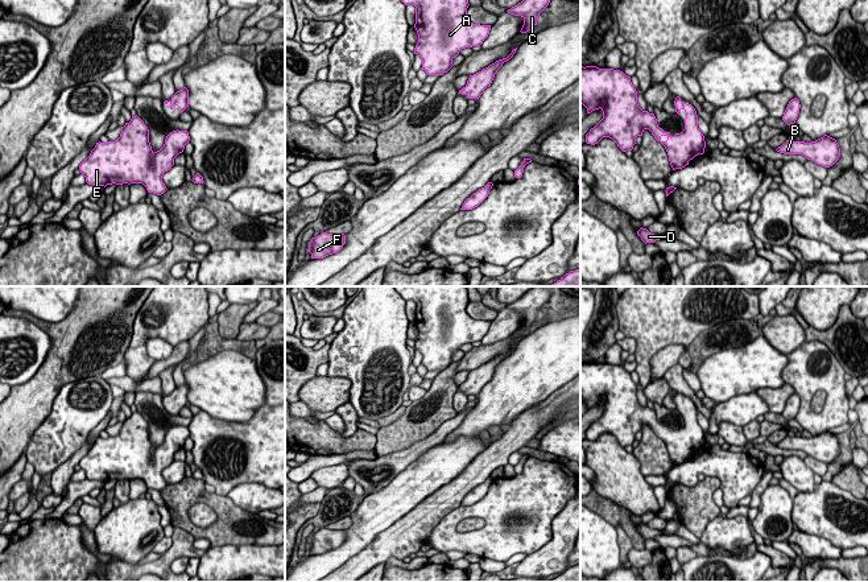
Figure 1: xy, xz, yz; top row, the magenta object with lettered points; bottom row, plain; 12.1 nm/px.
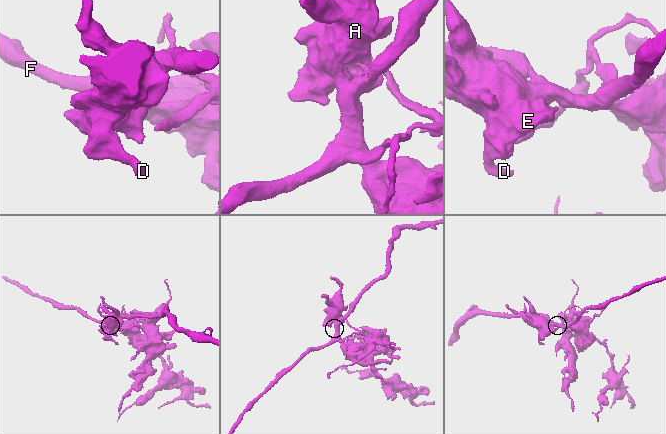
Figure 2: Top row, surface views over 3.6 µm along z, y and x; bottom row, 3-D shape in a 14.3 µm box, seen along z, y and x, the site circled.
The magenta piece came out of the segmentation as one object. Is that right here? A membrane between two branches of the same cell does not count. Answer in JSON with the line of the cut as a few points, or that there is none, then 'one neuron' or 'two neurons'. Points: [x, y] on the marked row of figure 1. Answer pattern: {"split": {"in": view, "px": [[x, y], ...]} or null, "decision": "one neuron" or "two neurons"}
{"split": null, "decision": "one neuron"}

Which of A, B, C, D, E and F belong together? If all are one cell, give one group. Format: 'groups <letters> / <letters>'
groups A B C D E F

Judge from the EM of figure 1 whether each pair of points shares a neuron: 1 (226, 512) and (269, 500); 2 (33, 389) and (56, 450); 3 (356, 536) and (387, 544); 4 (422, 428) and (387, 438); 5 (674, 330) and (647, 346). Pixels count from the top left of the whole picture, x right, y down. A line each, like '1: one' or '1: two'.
1: two
2: two
3: two
4: one
5: one

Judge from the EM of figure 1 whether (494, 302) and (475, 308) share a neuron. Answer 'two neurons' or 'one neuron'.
one neuron

